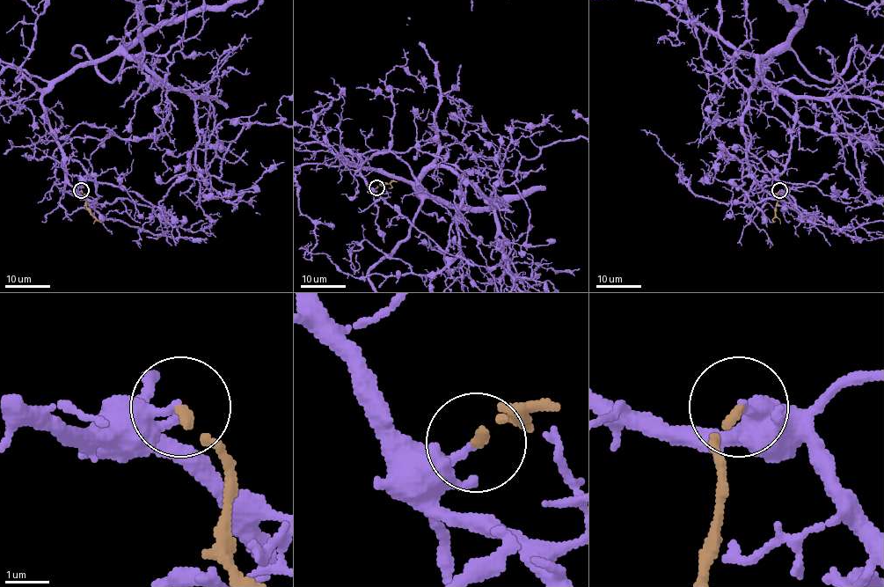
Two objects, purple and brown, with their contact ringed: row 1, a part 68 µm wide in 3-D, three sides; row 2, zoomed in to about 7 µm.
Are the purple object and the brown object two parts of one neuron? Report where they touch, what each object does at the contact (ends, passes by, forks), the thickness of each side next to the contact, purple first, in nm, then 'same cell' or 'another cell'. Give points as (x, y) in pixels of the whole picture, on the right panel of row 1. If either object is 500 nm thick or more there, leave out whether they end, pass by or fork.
(779, 190) | purple ends | brown ends | 240/190 nm | another cell

